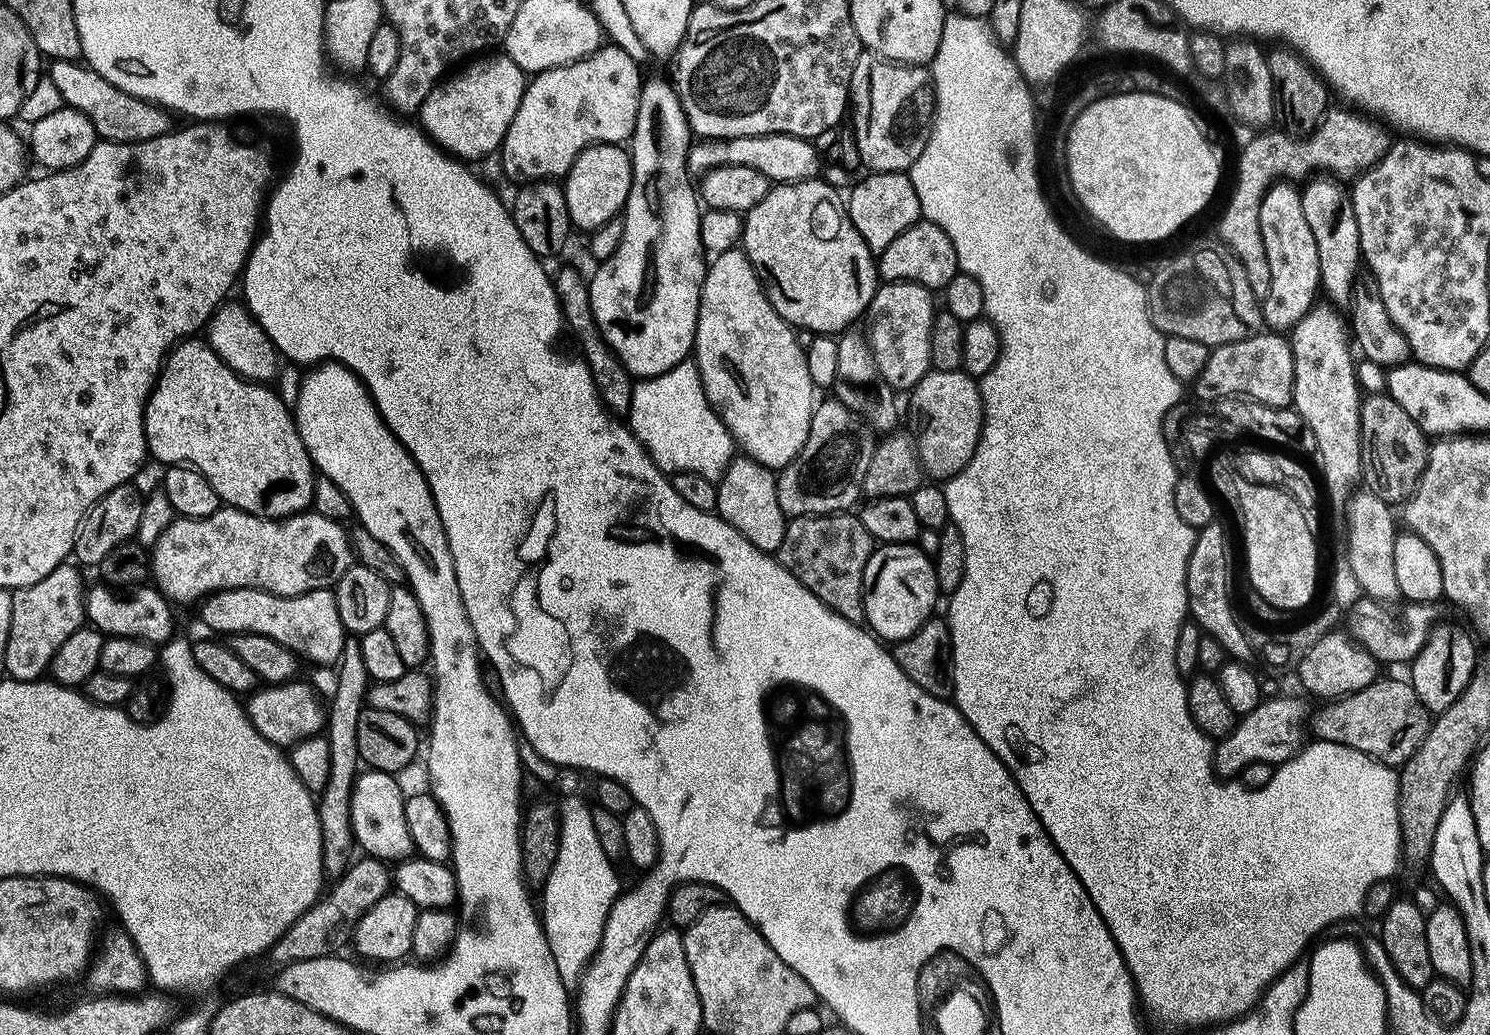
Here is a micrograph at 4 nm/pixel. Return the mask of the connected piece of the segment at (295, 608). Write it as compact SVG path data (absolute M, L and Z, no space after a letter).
M231 588L225 592L213 592L199 605L199 608L201 622L216 632L262 634L266 638L274 638L274 642L286 646L291 652L296 653L297 657L304 659L305 656L306 659L313 660L316 664L334 663L335 665L341 659L339 656L344 652L346 633L342 626L342 618L338 618L338 602L332 588L319 588L301 596L279 596L257 588Z

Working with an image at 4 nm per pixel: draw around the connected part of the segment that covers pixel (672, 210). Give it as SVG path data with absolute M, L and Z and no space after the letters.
M664 80L643 81L636 129L630 141L632 185L622 213L622 242L618 242L618 250L614 250L610 258L599 261L597 268L600 269L588 280L590 306L600 333L626 370L636 378L666 374L666 370L689 359L696 342L700 291L706 271L706 249L700 237L702 204L693 181L692 184L688 181L690 174L686 169L694 133L688 126L683 99L675 87Z

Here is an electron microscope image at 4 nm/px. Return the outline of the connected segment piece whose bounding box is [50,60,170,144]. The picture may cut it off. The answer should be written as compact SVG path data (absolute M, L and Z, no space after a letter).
M52 60L50 66L50 79L54 86L58 86L58 92L62 94L65 105L86 114L100 140L112 140L116 144L133 144L158 138L169 132L169 113L142 98L134 98L134 94L126 94L126 90L118 90L118 86L106 82L106 78L99 76L93 68L75 60Z

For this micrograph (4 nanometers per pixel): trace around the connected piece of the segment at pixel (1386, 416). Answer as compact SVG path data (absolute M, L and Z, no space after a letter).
M1368 394L1361 399L1360 474L1367 491L1382 498L1389 506L1403 505L1420 485L1429 447L1429 437L1394 398L1388 394Z

